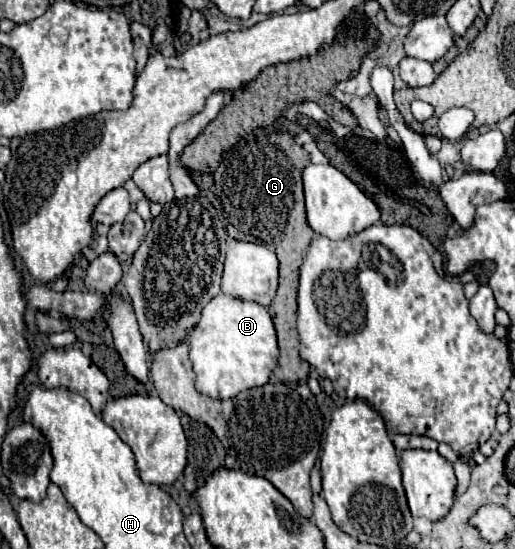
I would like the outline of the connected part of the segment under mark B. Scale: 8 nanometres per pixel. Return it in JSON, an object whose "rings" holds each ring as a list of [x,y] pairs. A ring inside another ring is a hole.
{"rings":[[[215,295],[203,307],[199,323],[189,331],[189,359],[197,375],[199,393],[213,399],[229,399],[241,391],[261,387],[277,365],[279,349],[267,307],[253,301],[239,301],[229,295]]]}

